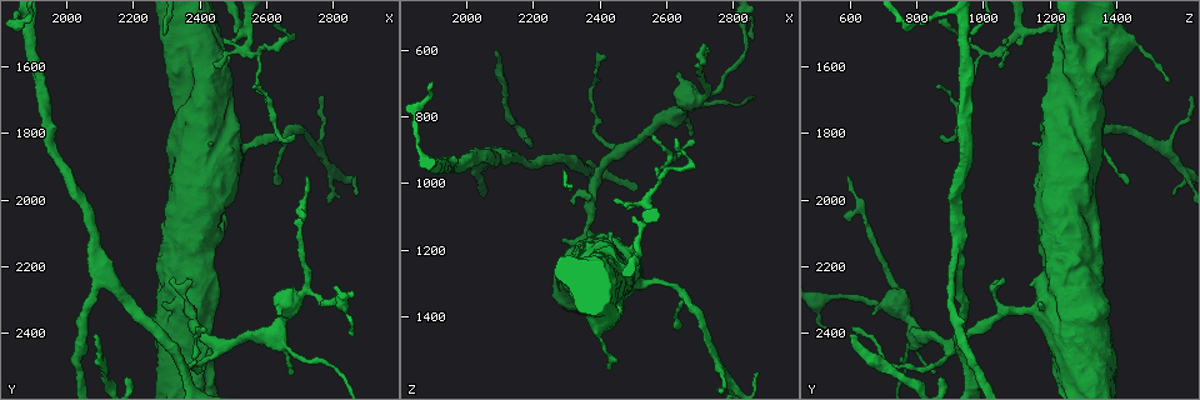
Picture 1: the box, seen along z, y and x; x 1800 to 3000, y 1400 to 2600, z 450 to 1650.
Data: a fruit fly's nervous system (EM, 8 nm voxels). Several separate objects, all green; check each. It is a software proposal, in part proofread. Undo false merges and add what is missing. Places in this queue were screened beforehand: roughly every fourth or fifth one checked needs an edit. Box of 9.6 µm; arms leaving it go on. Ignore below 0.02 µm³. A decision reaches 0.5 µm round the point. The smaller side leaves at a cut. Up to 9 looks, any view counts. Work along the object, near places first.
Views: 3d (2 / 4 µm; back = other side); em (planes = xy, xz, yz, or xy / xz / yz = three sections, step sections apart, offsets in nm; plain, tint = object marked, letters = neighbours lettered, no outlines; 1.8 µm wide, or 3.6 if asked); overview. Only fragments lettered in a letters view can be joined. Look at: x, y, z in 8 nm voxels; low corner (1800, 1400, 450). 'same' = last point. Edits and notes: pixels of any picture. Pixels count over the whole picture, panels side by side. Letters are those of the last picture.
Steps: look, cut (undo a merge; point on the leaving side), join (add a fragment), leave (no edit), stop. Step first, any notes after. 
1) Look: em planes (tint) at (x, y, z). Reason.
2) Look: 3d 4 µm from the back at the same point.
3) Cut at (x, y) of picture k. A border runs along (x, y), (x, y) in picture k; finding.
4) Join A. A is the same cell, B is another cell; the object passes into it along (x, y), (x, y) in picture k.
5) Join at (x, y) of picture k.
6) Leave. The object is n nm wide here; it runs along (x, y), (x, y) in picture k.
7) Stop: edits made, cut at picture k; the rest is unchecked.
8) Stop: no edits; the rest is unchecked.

Look: em planes (letters) at (2090, 2410, 610).

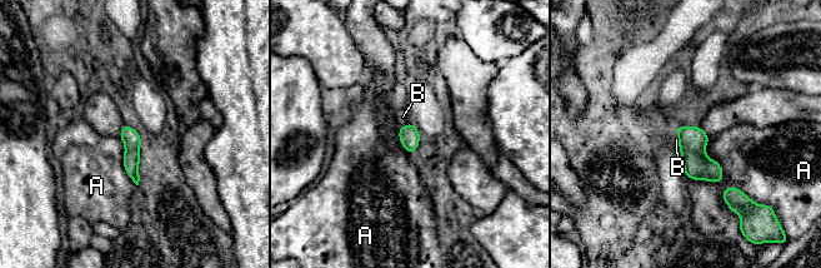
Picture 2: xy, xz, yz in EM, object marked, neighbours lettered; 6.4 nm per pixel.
Join B. B is the same cell, A is another cell; the object passes into it along (409, 135), (405, 125), (403, 117) in picture 2; it goes on there.

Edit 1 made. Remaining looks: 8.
Look: 3d 2 µm at (2190, 2540, 870). Free end.

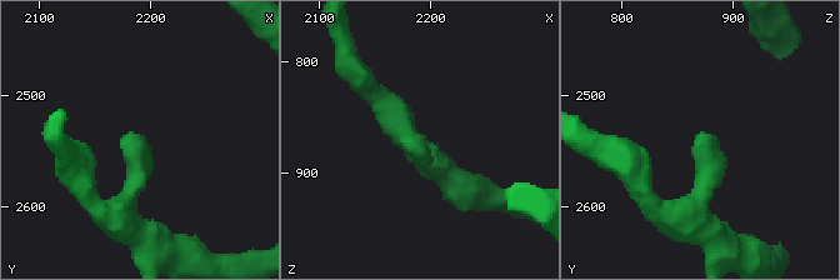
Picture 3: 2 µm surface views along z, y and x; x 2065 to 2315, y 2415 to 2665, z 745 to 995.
Look: em xz step 4 (tint) at (2180, 2538, 868). Now the EM.

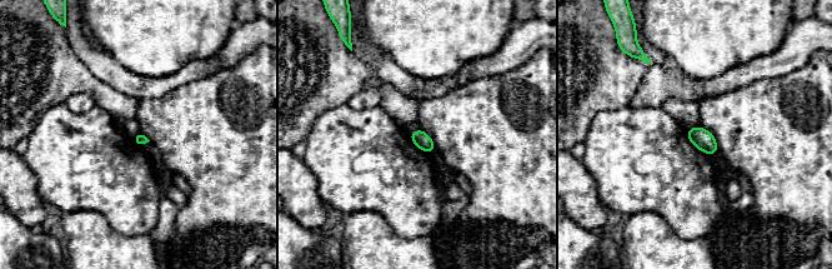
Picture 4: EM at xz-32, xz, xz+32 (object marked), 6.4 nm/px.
Look: em planes (letters) at the same point.

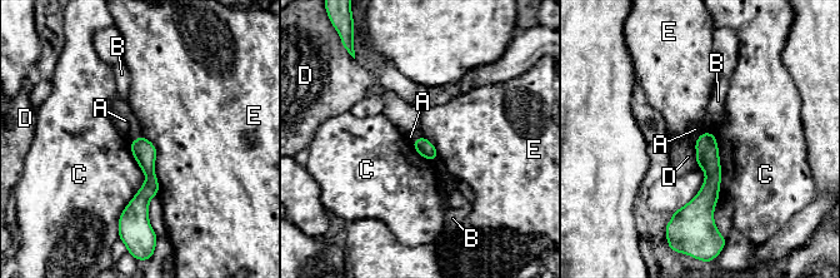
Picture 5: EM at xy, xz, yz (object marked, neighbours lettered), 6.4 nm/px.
Leave. The longest contact is with C, 550 nm; A, B, C, D and E are other cells; it runs along (708, 135), (710, 189), (694, 214) in picture 5; none of them fits.

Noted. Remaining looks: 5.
Look: em planes (tint) at (2710, 2280, 730). Abrupt turn.

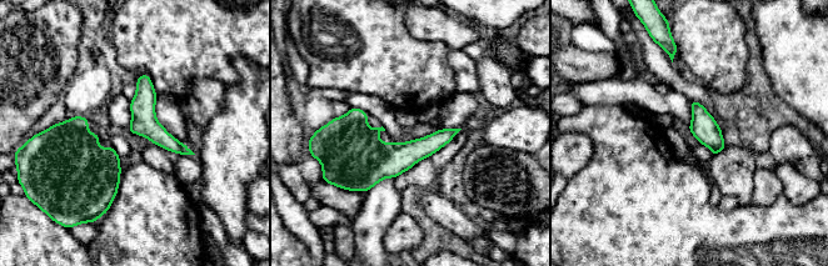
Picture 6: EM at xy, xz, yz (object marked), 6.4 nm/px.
Look: em planes (letters) at the same point.

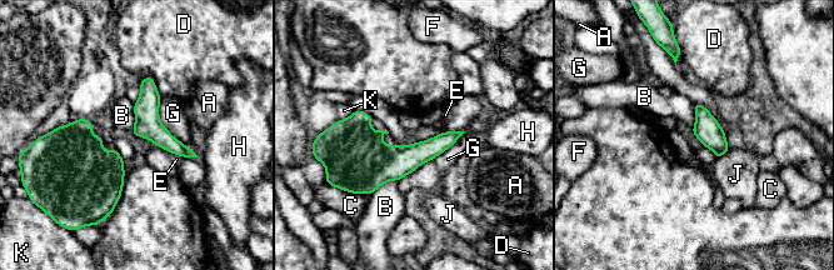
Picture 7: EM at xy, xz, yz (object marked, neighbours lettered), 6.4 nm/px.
Leave. A, B, C, D, E, F, G, H, J and K are other cells; it runs along (144, 81), (148, 121), (190, 154) in picture 7; one neuron here.

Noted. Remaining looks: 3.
Stop: edits made, join at picture 2; the rest is unchecked.

